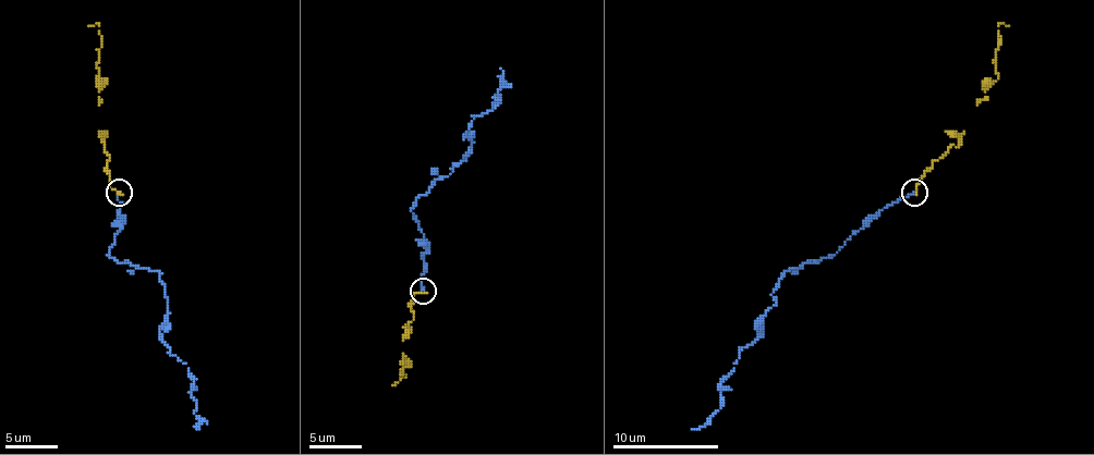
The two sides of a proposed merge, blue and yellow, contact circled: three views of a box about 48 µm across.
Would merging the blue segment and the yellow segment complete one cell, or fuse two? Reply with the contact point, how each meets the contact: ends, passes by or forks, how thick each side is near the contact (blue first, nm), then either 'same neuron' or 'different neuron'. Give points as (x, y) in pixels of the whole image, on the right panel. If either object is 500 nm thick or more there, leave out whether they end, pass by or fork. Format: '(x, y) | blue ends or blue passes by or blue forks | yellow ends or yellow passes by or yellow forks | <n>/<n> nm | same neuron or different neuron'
(914, 193) | blue ends | yellow ends | 220/180 nm | same neuron

